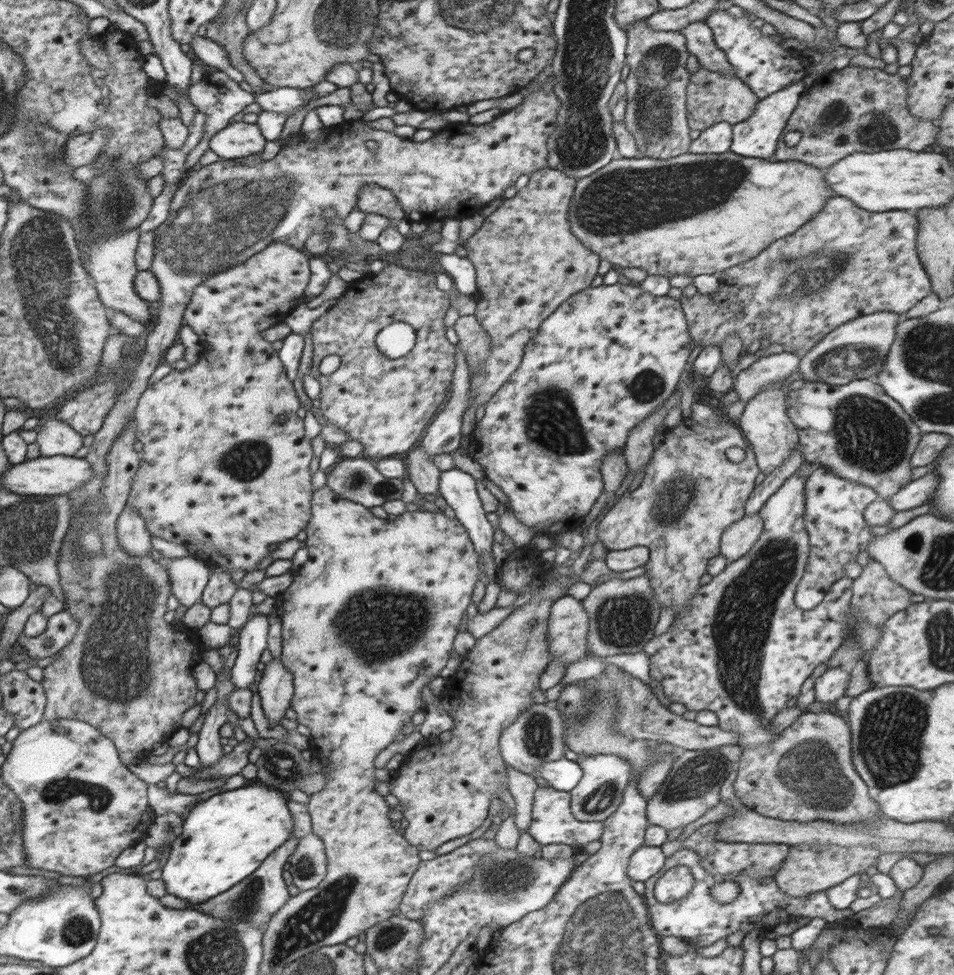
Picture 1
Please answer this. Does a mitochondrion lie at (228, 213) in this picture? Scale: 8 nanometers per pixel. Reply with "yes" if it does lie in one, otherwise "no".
yes

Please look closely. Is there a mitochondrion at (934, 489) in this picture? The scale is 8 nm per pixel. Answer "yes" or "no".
no

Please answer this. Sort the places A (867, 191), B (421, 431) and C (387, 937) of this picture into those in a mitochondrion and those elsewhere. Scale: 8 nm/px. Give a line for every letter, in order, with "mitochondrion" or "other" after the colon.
A: other
B: other
C: mitochondrion

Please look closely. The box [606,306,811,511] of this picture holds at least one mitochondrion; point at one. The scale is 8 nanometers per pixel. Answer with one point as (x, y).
(647, 386)

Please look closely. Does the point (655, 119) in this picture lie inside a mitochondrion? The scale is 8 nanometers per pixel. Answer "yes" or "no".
yes

